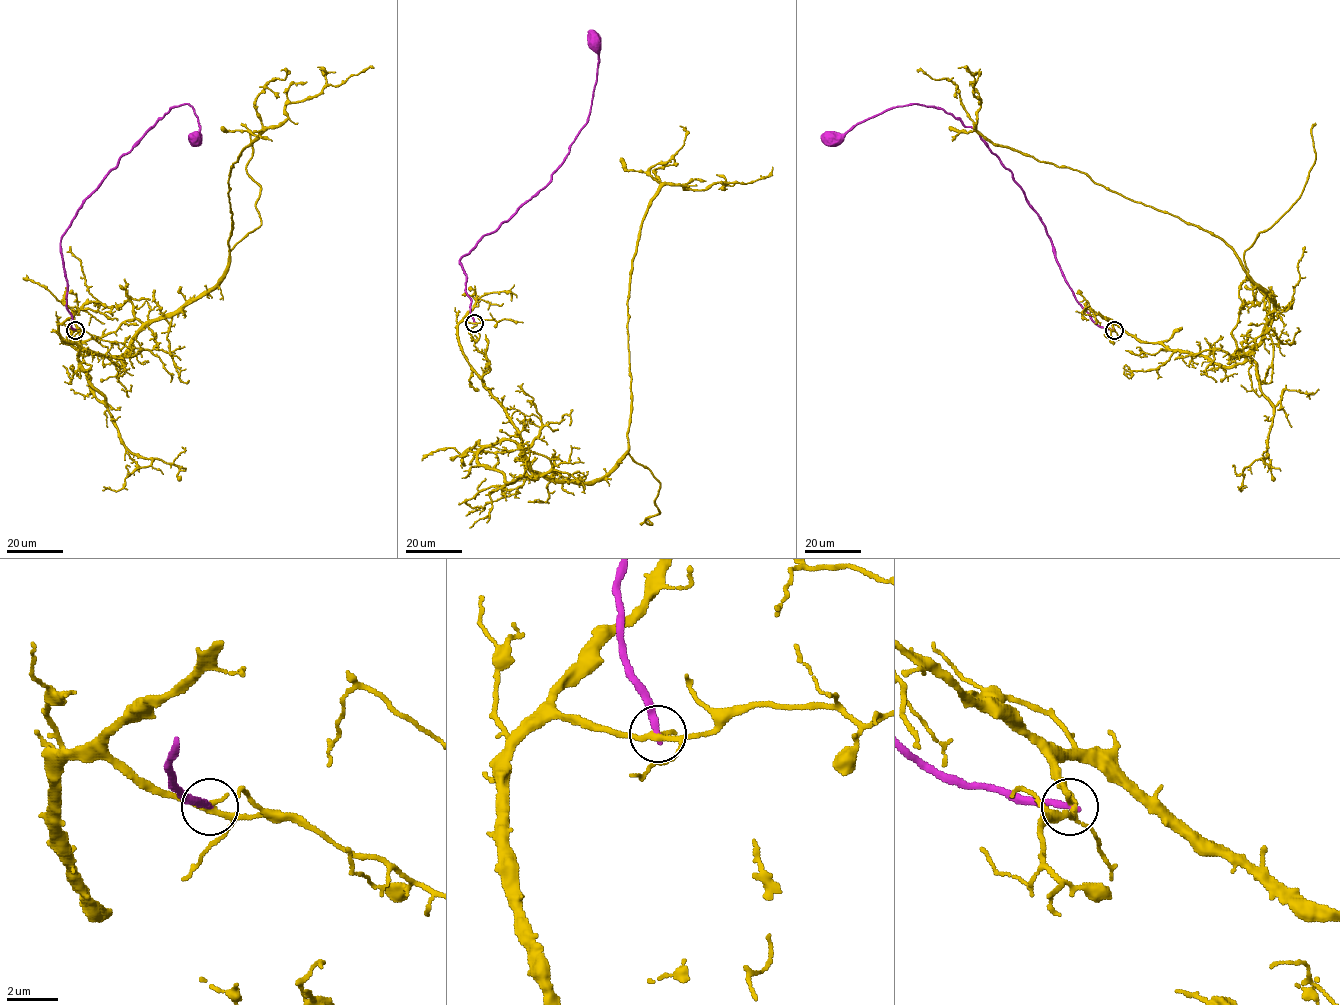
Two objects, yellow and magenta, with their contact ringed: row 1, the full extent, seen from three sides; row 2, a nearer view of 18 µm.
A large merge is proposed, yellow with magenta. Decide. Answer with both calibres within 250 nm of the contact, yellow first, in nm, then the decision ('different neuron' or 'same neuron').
calibres 240 and 280 nm; different neuron

